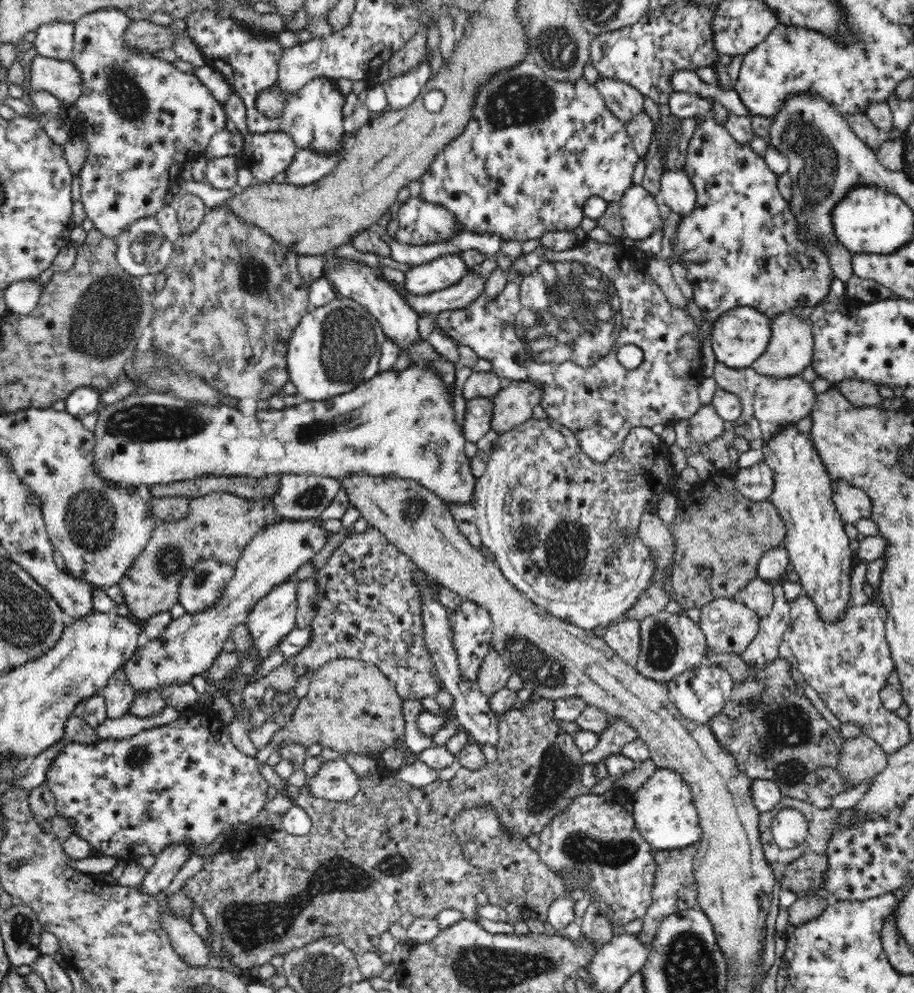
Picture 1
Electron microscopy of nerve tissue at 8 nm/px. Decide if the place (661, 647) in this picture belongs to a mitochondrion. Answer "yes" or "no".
yes

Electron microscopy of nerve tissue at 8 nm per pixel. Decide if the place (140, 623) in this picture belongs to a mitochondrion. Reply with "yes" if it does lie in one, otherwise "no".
no

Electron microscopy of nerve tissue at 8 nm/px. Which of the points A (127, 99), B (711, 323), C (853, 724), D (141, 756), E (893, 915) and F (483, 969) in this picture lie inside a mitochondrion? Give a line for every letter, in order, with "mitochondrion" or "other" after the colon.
A: mitochondrion
B: other
C: other
D: mitochondrion
E: other
F: mitochondrion

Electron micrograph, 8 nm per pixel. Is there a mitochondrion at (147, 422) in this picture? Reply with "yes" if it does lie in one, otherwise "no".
yes

